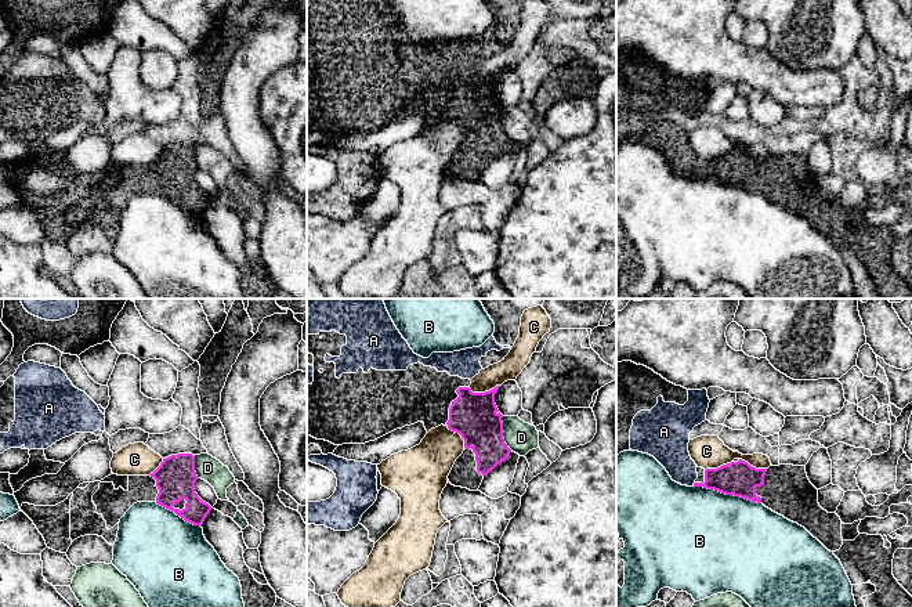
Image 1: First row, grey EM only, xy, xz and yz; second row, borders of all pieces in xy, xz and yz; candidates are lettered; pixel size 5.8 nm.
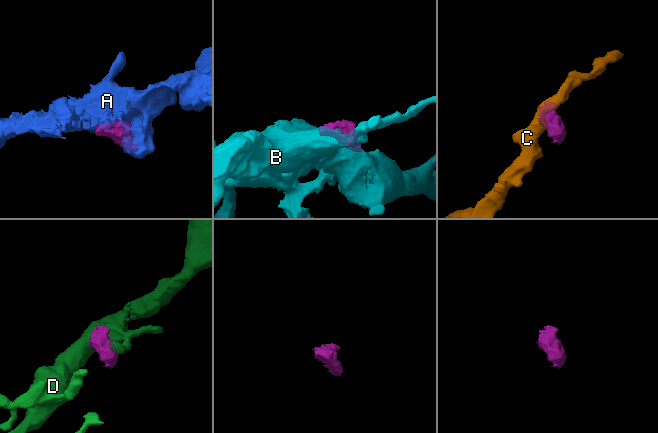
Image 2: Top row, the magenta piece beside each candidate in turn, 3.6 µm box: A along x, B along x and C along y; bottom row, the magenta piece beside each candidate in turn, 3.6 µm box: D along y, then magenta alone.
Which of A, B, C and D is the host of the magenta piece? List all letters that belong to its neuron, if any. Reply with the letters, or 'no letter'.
A

